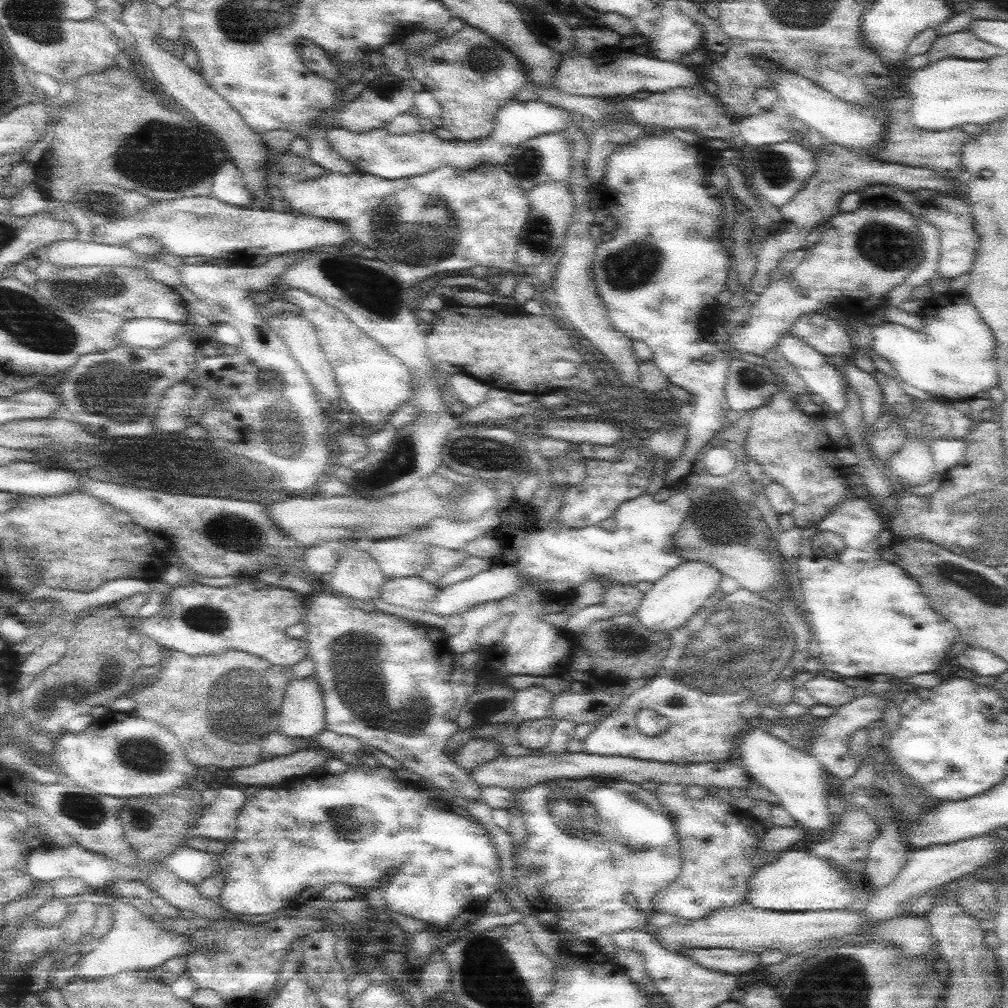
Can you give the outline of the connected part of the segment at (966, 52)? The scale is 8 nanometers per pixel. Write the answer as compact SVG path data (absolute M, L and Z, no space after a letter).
M966 29L937 39L928 49L929 64L948 57L964 58L966 60L986 60L1000 54L998 46L976 36L976 33Z

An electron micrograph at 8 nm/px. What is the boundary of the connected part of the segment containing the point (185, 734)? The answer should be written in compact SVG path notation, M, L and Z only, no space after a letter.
M167 651L163 668L154 684L147 685L133 694L135 712L148 721L154 721L172 732L185 750L187 759L200 768L213 764L220 770L230 770L256 764L264 740L279 728L279 717L288 683L294 668L278 667L246 652L228 651L224 655L189 656L184 652Z

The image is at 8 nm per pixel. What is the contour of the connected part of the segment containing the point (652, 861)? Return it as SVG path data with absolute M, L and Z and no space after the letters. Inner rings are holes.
M561 778L532 785L515 794L516 806L523 812L528 833L523 845L513 842L515 886L532 909L538 913L555 912L559 916L554 929L562 941L578 939L594 943L602 934L613 936L630 928L644 928L652 918L652 897L680 876L683 854L673 814L651 791L638 784L628 788L626 784L629 783L618 780L590 788L590 778ZM590 802L600 822L590 822ZM629 893L637 899L635 907L626 901Z

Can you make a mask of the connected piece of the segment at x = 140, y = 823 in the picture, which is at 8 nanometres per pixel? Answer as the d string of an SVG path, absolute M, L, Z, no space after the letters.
M182 787L176 793L154 798L156 802L144 802L138 798L128 800L128 804L120 809L119 817L126 840L138 858L151 862L163 854L170 854L175 848L186 843L188 831L198 824L206 806L201 798L201 791Z

